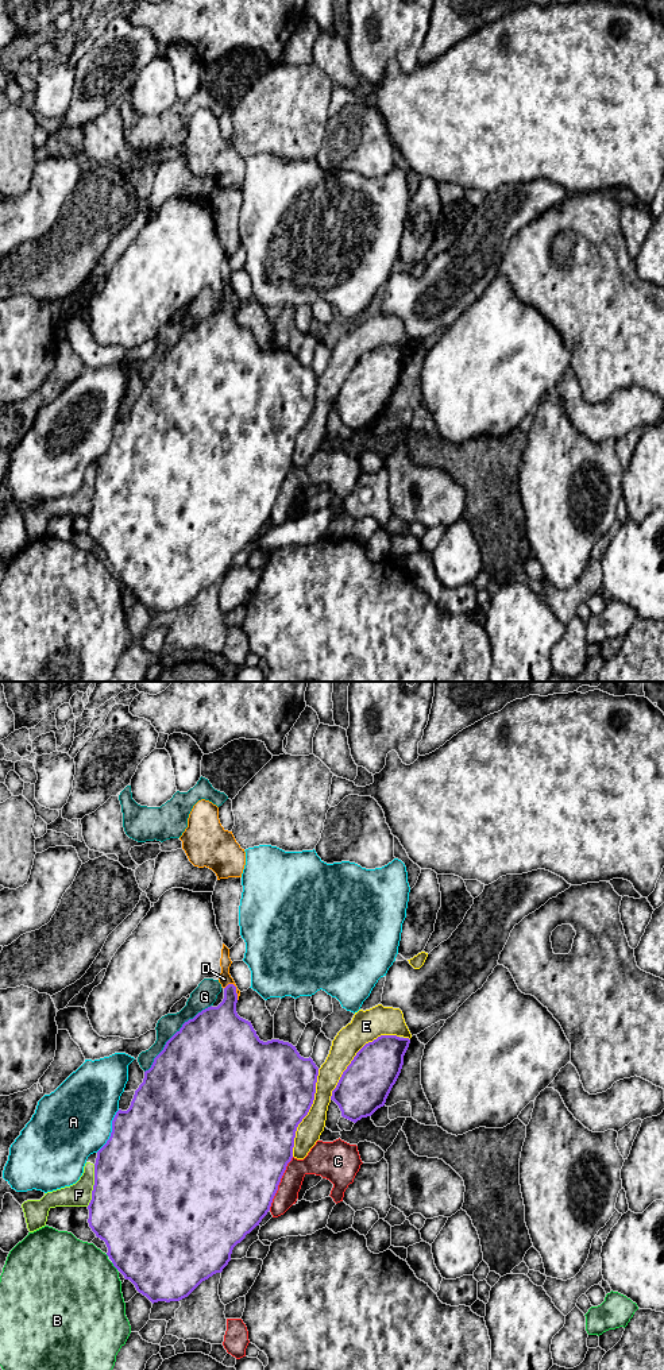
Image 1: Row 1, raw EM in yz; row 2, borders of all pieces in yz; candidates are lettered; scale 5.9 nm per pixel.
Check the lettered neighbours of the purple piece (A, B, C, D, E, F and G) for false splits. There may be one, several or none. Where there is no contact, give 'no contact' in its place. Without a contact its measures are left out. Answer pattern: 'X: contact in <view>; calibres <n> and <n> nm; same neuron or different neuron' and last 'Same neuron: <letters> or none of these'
A: contact in yz; calibres 500 and 440 nm; different neuron
B: contact in yz; calibres 500 and 480 nm; different neuron
C: contact in yz; calibres 500 and 130 nm; different neuron
D: contact in yz; calibres 280 and 70 nm; same neuron
E: contact in yz; calibres 300 and 190 nm; different neuron
F: contact in yz; calibres 500 and 140 nm; different neuron
G: contact in yz; calibres 500 and 120 nm; different neuron
Same neuron: D

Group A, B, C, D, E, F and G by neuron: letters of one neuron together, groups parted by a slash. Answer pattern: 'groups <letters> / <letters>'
groups A / B / C / D / E / F / G

